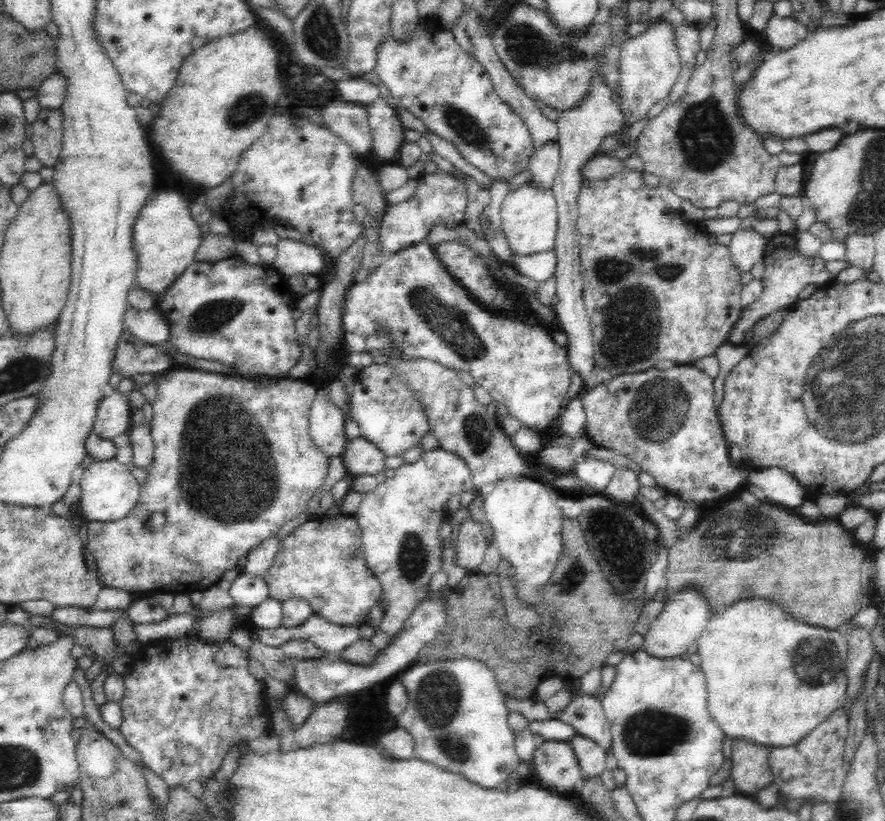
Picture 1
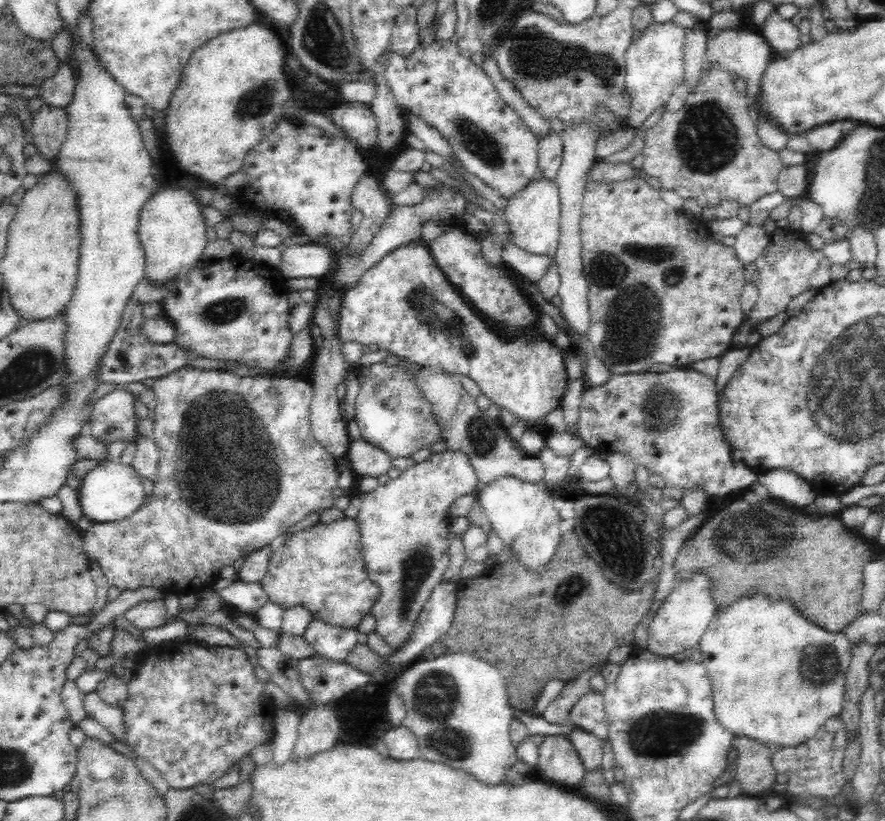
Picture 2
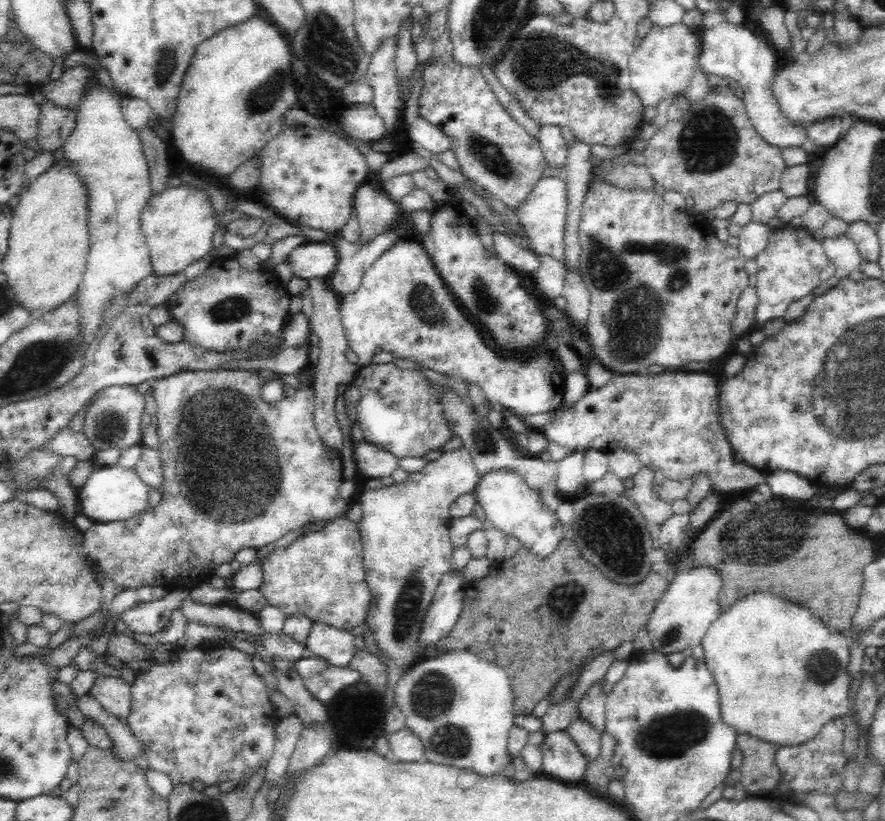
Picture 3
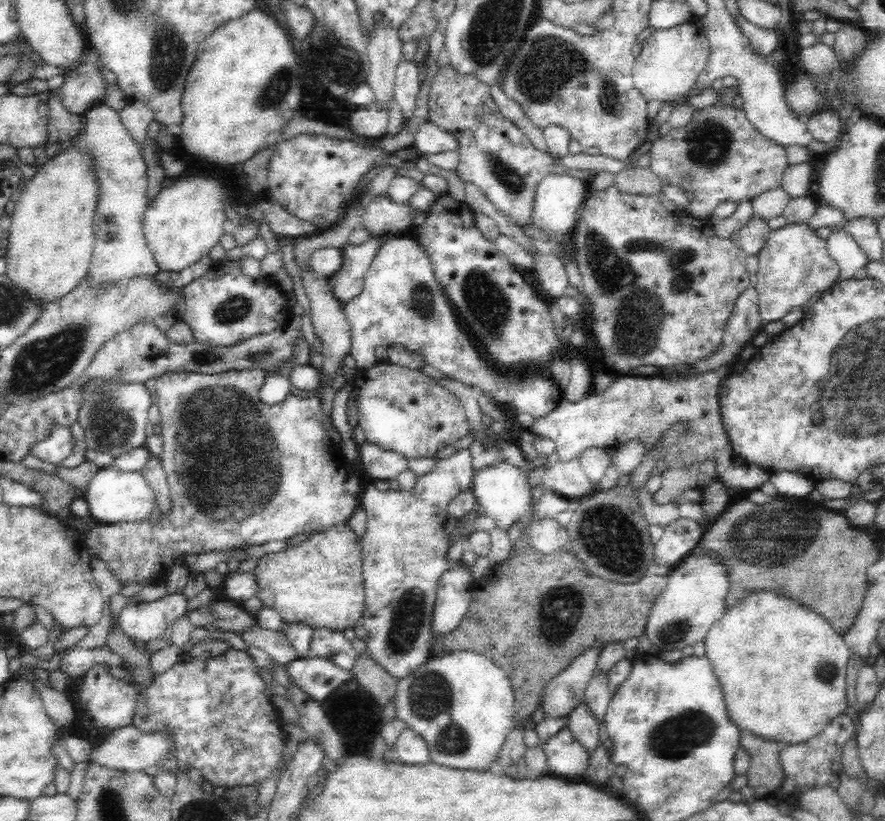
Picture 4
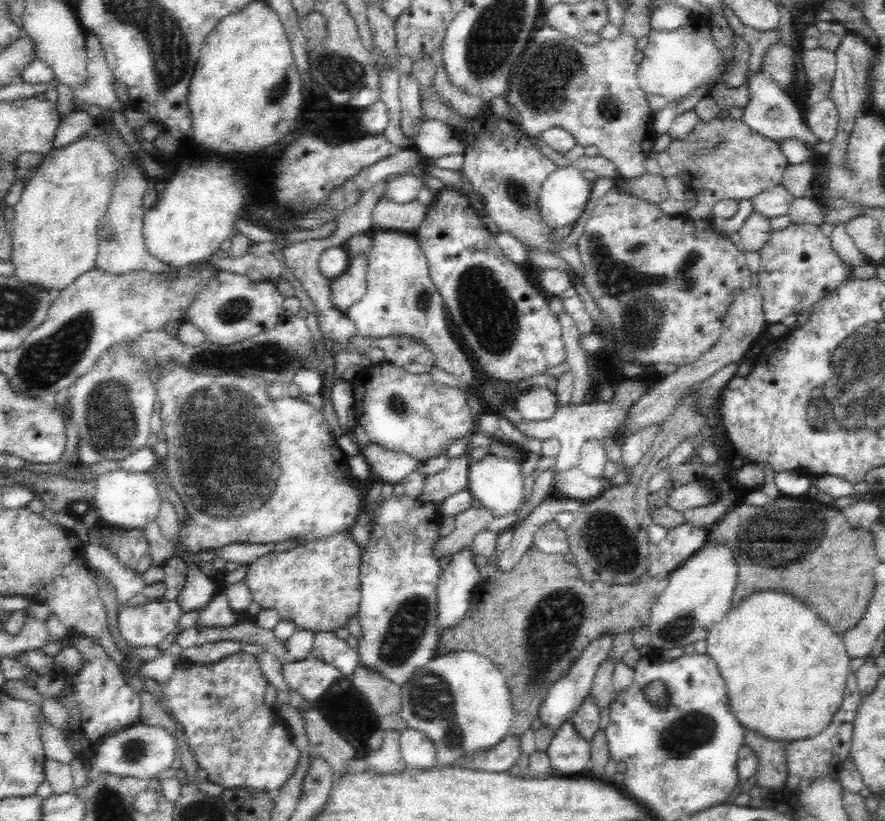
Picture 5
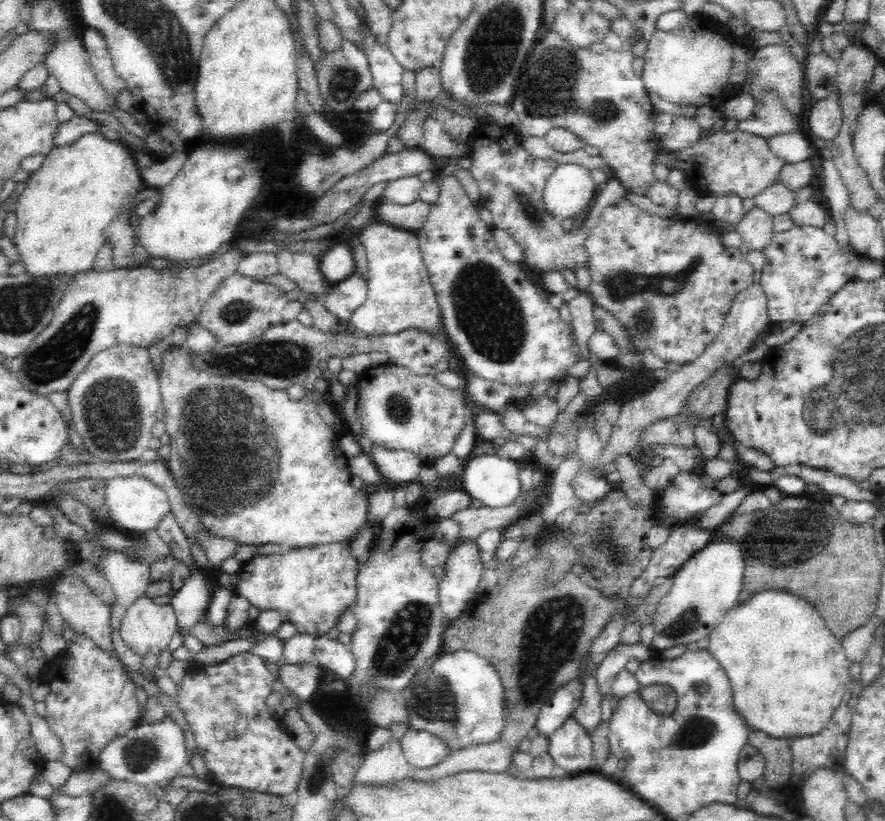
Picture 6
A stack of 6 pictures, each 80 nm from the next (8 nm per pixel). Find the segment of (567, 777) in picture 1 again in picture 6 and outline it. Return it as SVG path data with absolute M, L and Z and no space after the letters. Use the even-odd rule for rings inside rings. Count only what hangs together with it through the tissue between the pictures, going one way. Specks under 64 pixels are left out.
M574 716L549 737L548 753L559 774L577 775L589 772L593 766L593 746L589 732Z

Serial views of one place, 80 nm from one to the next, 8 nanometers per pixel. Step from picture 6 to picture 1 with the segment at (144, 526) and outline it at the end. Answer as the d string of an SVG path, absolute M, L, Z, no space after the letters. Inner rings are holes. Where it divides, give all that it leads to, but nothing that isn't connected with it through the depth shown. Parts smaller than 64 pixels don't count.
M95 460L84 469L80 480L81 497L79 510L85 521L98 521L111 524L124 518L138 504L141 485L132 475L131 466L119 460Z

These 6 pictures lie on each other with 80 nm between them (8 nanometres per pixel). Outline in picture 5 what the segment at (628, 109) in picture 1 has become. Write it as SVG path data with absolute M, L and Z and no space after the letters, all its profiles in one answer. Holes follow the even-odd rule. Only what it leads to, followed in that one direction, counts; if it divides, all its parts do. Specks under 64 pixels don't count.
M691 23L680 26L676 30L652 29L648 34L648 43L643 49L643 59L636 68L637 83L646 94L654 93L663 96L668 102L674 102L678 98L690 96L694 89L700 89L705 83L710 83L710 89L723 79L718 75L718 68L722 64L722 53L710 33L708 25L697 27Z

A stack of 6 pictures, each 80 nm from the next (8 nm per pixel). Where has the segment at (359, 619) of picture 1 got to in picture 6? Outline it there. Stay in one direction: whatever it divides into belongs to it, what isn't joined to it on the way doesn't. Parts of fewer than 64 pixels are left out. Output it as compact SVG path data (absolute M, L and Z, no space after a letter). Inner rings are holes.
M332 542L332 544L316 544L316 546L304 546L304 548L294 548L288 551L281 551L280 553L271 553L271 554L258 554L254 560L250 560L247 563L244 563L241 569L237 572L237 576L239 577L236 582L235 592L245 596L250 602L251 605L256 606L262 610L276 610L282 615L284 621L291 622L294 624L296 630L300 634L310 633L314 636L324 635L331 628L336 626L336 623L339 620L340 614L344 613L346 609L352 609L352 606L355 604L355 598L357 595L357 582L356 575L359 574L359 564L356 560L356 557L350 553L350 547L348 543L344 542L344 544L340 544L339 542Z

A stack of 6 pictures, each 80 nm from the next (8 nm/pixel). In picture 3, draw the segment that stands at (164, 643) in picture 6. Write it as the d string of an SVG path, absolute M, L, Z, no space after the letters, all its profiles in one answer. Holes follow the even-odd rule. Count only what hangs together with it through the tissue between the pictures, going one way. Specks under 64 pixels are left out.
M176 588L166 596L152 602L142 602L125 610L121 616L121 628L130 634L156 634L164 630L176 608L181 608L185 592Z

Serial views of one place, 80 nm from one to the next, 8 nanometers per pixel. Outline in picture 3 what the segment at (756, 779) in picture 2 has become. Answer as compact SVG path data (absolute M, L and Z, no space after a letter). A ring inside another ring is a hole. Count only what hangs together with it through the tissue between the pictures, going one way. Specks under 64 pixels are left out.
M742 733L737 735L736 748L740 749L744 758L740 767L742 777L739 784L746 788L747 792L780 788L781 773L775 762L778 748L775 743Z

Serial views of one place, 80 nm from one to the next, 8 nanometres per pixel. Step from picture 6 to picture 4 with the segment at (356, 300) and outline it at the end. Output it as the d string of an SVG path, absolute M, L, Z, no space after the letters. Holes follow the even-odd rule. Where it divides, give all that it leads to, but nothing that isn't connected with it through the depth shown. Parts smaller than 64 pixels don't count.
M384 235L372 236L369 241L360 245L346 242L344 246L341 246L342 266L328 280L334 297L342 305L362 293L365 283L363 278L384 239Z

